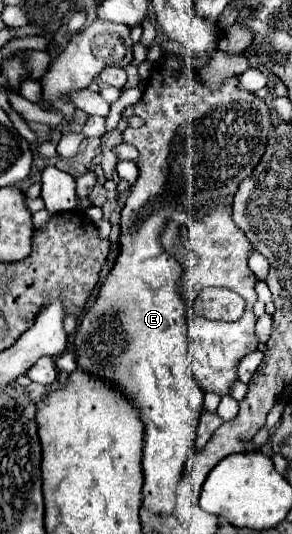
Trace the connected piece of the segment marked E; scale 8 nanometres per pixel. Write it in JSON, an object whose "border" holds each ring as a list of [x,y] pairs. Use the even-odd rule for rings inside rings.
{"border":[[[168,56],[167,60],[165,57],[153,68],[143,98],[135,104],[133,112],[143,118],[145,124],[123,132],[123,140],[139,150],[139,178],[131,186],[121,212],[121,254],[101,286],[97,300],[83,316],[73,346],[79,368],[119,386],[139,404],[145,424],[143,506],[155,516],[169,516],[175,510],[175,490],[185,472],[187,456],[193,453],[195,432],[203,412],[203,390],[195,382],[189,366],[187,304],[183,304],[179,294],[183,268],[163,250],[159,234],[173,210],[183,210],[191,218],[203,218],[217,198],[235,194],[239,182],[251,176],[257,166],[273,126],[267,104],[251,92],[239,90],[237,78],[229,78],[219,90],[211,92],[197,80],[196,71],[187,68],[177,56]]]}

